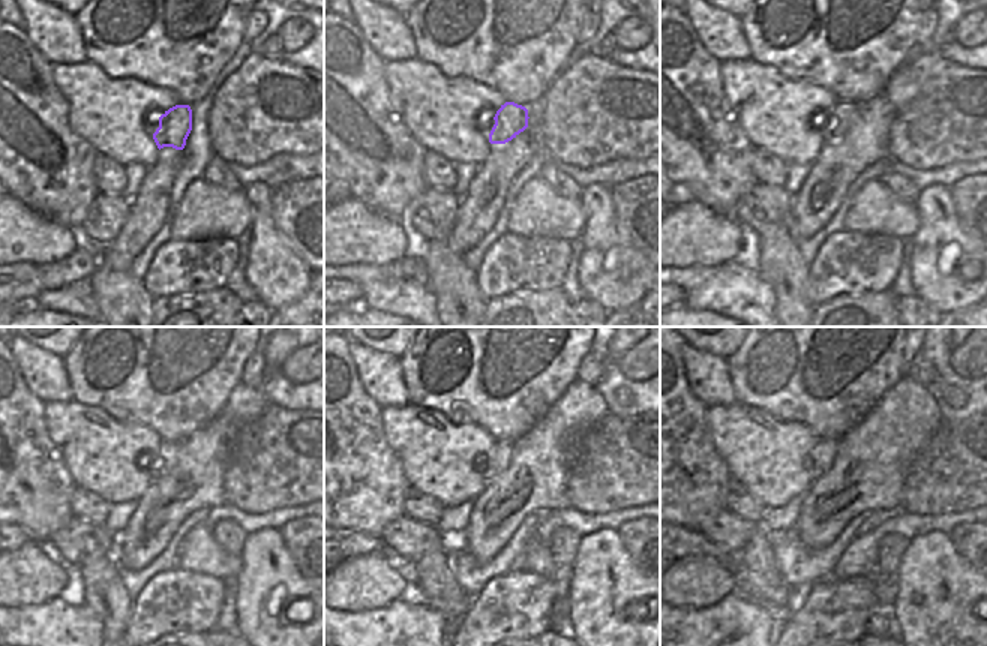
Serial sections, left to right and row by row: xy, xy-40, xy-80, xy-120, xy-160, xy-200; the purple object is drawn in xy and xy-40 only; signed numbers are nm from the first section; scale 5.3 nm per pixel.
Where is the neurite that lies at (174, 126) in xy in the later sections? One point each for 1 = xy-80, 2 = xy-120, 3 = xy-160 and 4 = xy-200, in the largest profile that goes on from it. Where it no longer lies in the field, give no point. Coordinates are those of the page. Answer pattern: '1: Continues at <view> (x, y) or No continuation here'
1: Continues at xy-80 (843, 113)
2: Continues at xy-120 (165, 457)
3: Continues at xy-160 (497, 460)
4: Continues at xy-200 (822, 456)

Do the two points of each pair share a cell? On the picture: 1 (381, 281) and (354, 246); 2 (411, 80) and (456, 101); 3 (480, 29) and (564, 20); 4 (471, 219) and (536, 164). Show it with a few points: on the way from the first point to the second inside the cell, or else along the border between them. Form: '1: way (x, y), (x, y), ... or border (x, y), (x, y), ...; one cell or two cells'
1: border (386, 263), (347, 263), (339, 267); two cells
2: way (422, 90), (432, 101), (446, 101); one cell
3: way (501, 18), (543, 21); one cell
4: border (530, 156), (525, 167), (513, 179), (497, 219); two cells

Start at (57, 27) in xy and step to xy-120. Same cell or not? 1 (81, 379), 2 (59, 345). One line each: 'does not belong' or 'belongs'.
1: does not belong
2: does not belong

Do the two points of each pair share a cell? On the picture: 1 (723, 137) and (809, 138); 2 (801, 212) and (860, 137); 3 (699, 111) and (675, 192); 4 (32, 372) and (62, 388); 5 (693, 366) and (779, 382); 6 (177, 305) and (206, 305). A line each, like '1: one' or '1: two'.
1: two
2: one
3: two
4: one
5: two
6: one

